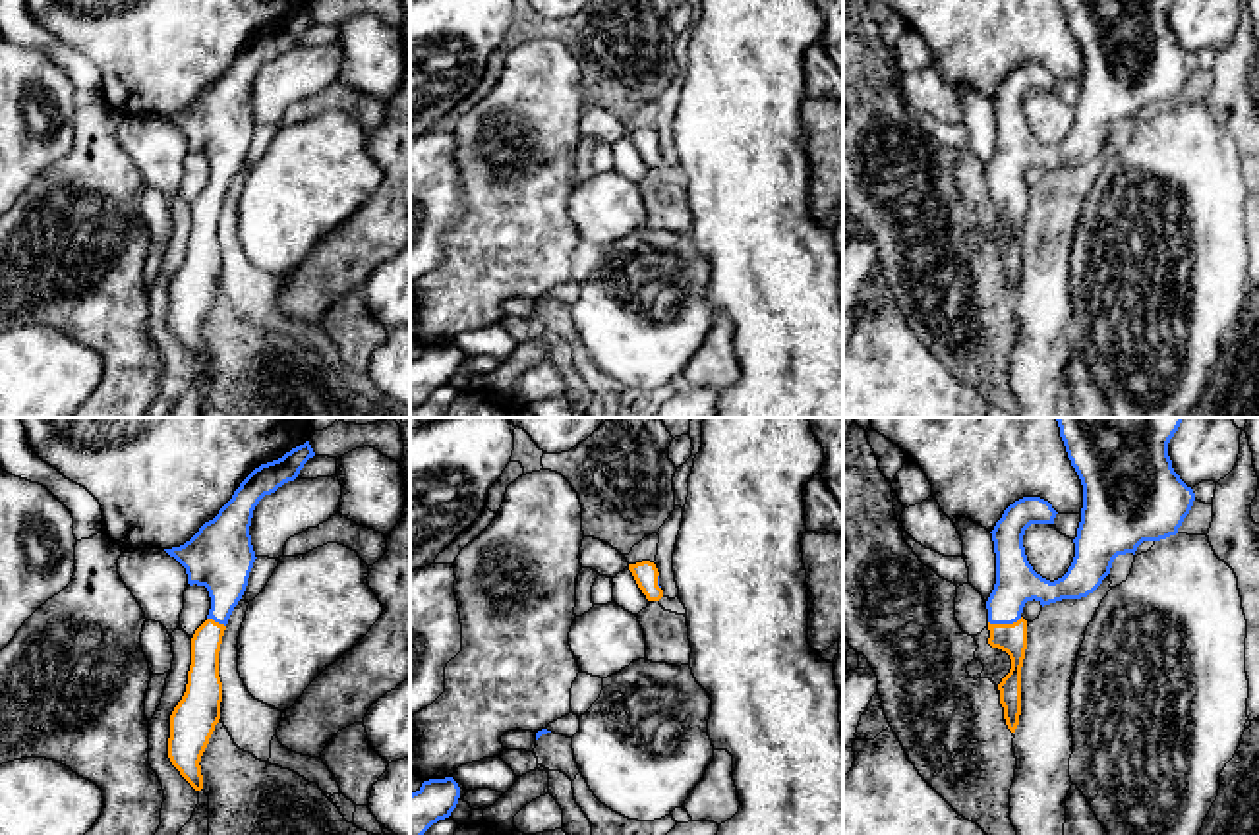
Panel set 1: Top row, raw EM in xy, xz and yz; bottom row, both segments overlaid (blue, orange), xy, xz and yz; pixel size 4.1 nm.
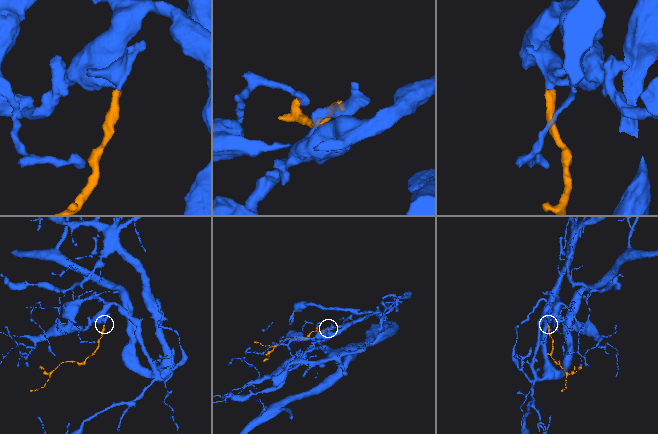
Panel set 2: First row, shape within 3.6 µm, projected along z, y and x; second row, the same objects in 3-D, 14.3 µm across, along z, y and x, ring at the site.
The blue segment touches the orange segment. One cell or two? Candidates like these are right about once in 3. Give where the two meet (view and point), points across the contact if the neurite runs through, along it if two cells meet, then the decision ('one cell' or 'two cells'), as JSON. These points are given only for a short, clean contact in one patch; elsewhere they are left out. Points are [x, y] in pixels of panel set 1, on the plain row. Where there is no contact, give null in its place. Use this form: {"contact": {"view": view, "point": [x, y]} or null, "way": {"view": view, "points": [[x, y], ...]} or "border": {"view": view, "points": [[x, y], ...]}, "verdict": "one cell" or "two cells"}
{"contact": {"view": "yz", "point": [1004, 190]}, "way": {"view": "yz", "points": [[1016, 149], [1004, 172], [1004, 190], [1012, 205]]}, "verdict": "one cell"}

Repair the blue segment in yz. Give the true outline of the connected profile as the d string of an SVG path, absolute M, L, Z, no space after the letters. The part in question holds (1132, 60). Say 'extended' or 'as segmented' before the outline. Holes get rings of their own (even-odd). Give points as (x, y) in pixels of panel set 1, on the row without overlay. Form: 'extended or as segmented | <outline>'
extended | M1060 0L1068 25L1083 52L1083 75L1077 95L1075 124L1068 139L1050 149L1027 128L1023 102L1031 91L1054 91L1056 77L1040 64L1023 64L1010 72L992 101L996 120L996 151L986 168L988 211L1011 226L1010 240L998 251L1004 286L1015 300L1021 282L1021 234L1027 216L1027 187L1021 184L1027 168L1042 174L1062 166L1081 166L1093 160L1110 141L1118 122L1133 120L1143 108L1160 108L1178 101L1189 81L1195 60L1172 35L1168 10L1174 0Z

